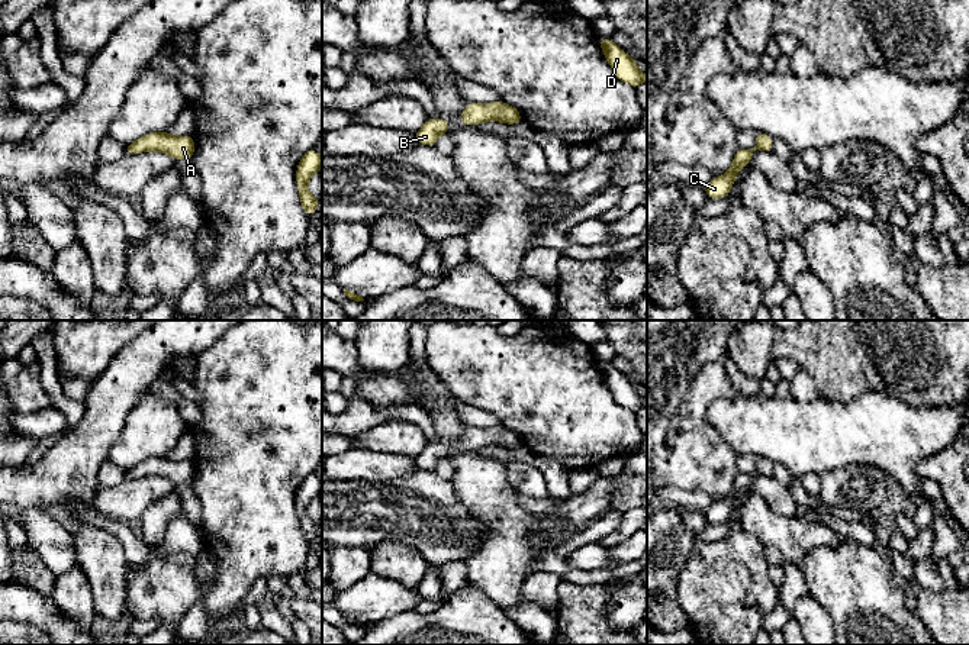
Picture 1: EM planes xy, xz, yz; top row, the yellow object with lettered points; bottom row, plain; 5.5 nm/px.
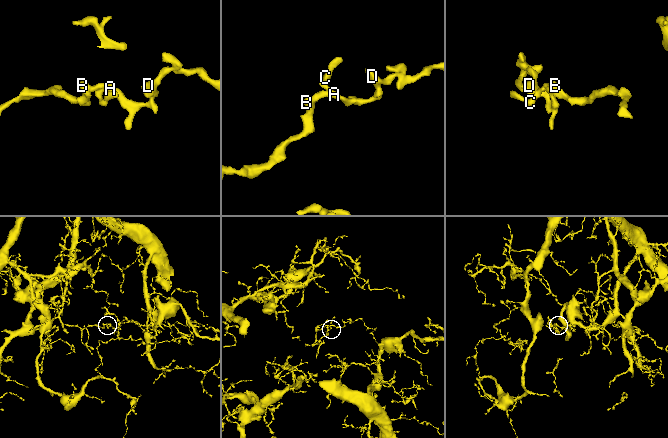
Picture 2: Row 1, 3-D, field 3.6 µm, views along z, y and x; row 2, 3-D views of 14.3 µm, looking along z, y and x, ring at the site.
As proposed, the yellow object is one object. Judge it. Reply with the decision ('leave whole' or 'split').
leave whole

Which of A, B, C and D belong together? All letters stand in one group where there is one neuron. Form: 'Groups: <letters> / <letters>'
Groups: A B C D

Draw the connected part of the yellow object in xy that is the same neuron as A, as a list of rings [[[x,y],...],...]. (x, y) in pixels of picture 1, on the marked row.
[[[168,132],[147,133],[131,145],[125,146],[125,155],[160,151],[174,159],[190,159],[194,154],[194,138],[171,136]]]

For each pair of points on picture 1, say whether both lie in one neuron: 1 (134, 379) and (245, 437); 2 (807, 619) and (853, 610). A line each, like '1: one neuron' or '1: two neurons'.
1: two neurons
2: two neurons

